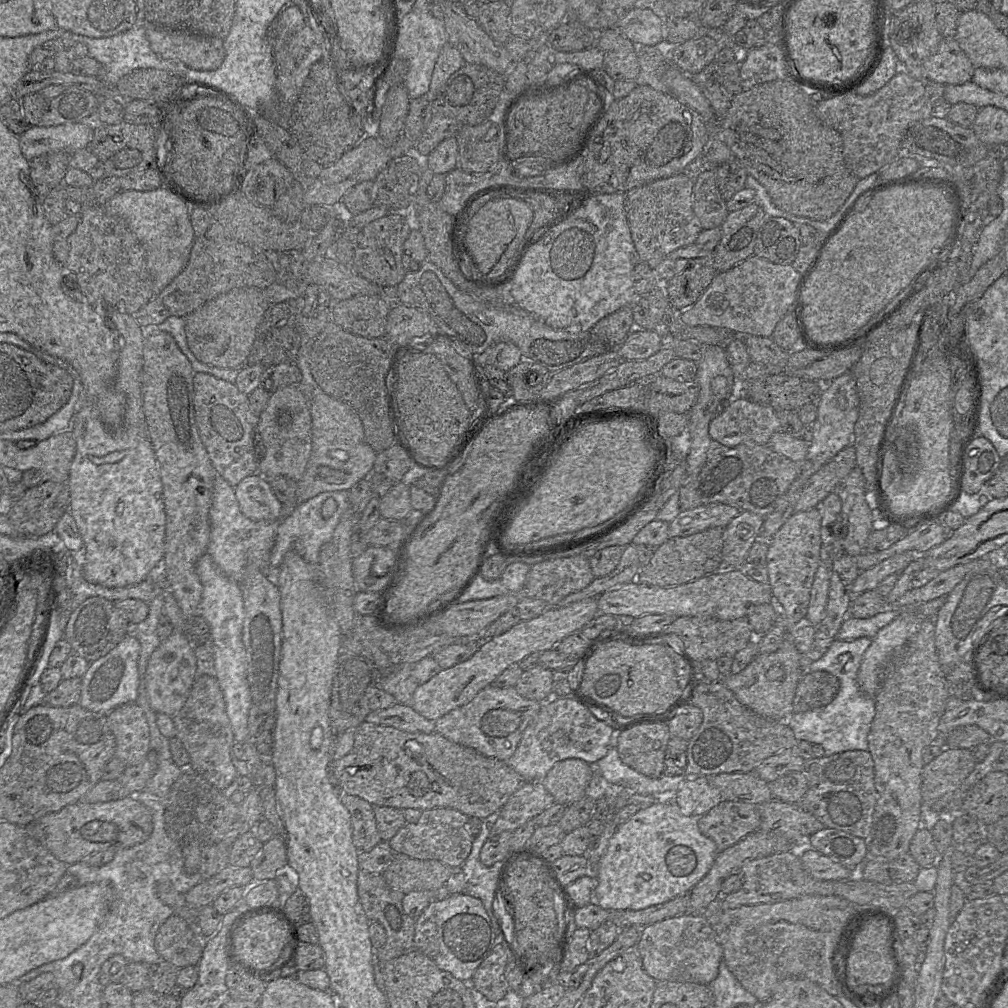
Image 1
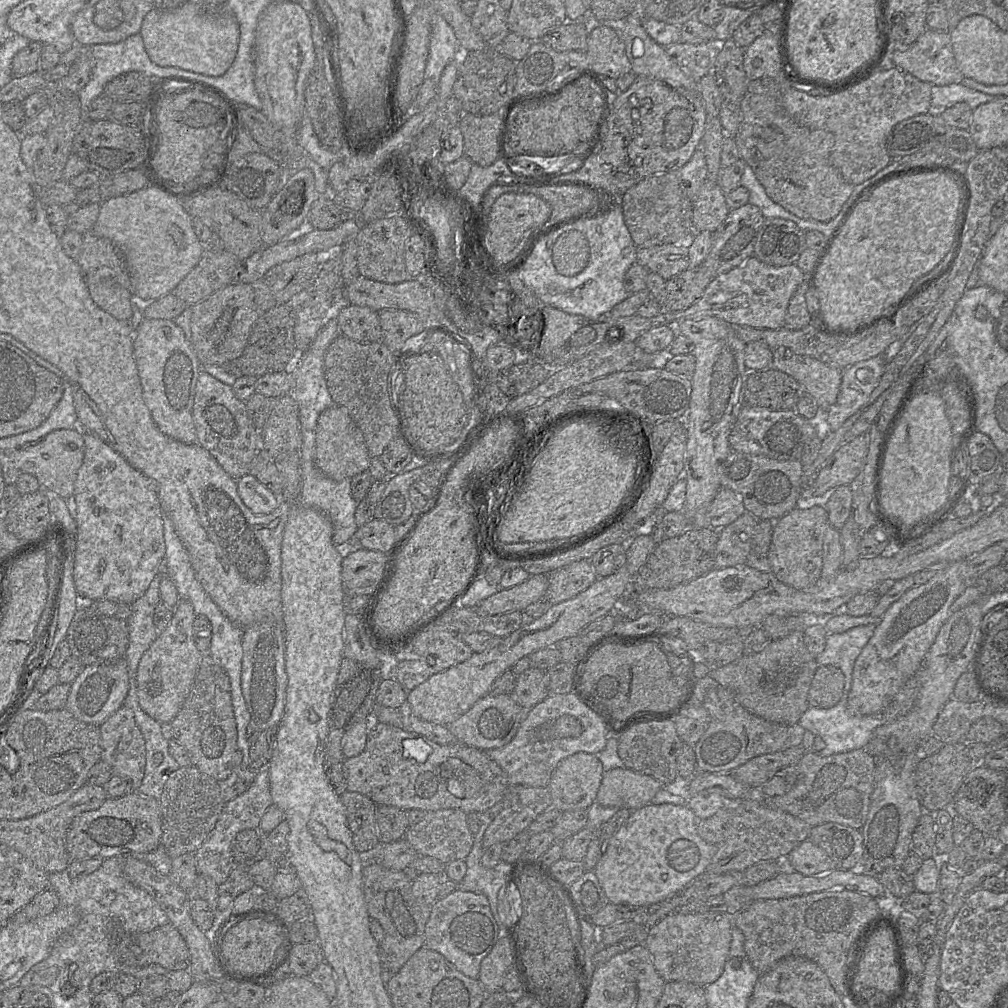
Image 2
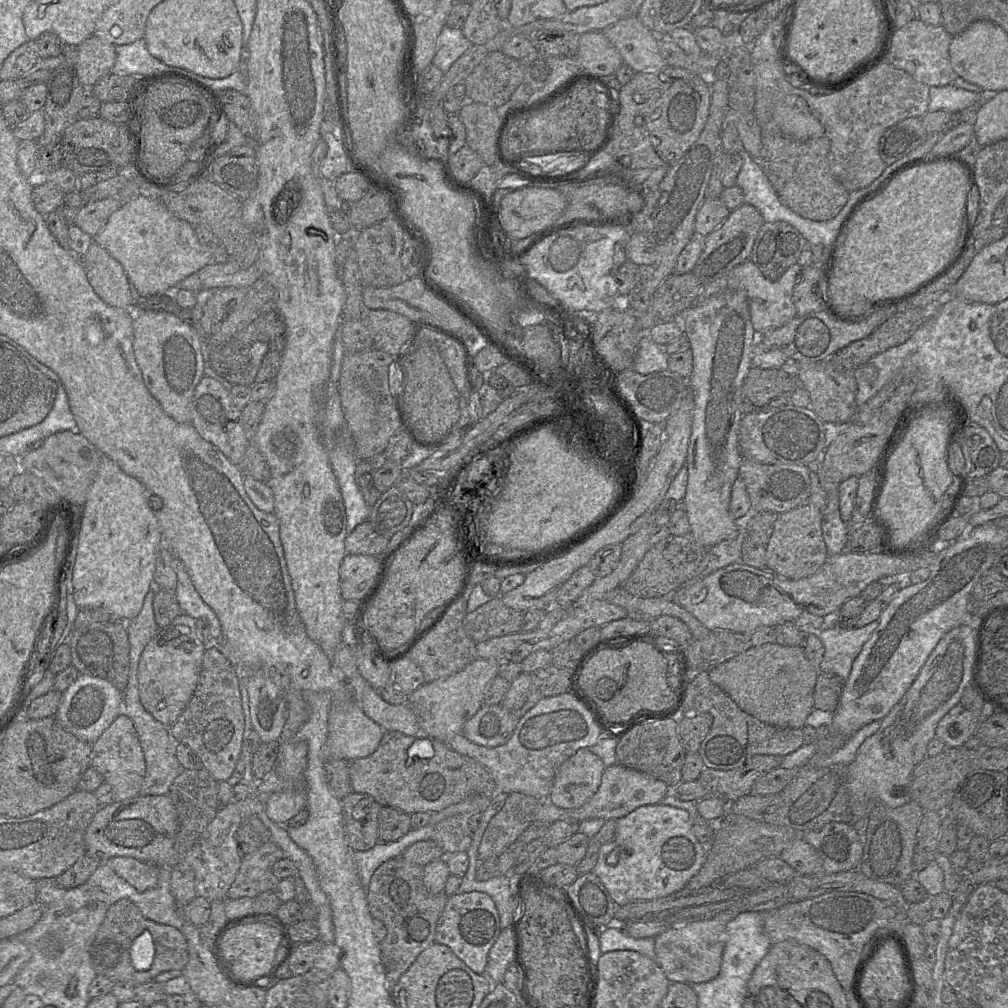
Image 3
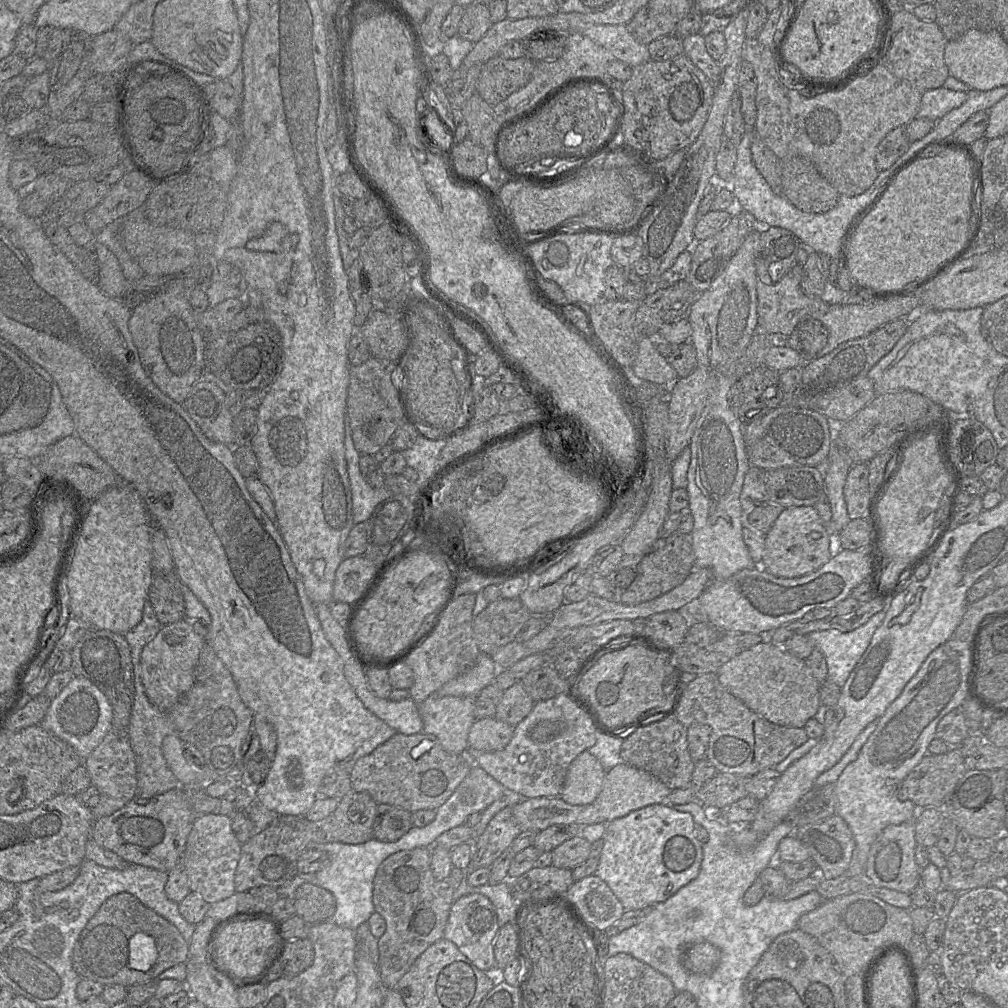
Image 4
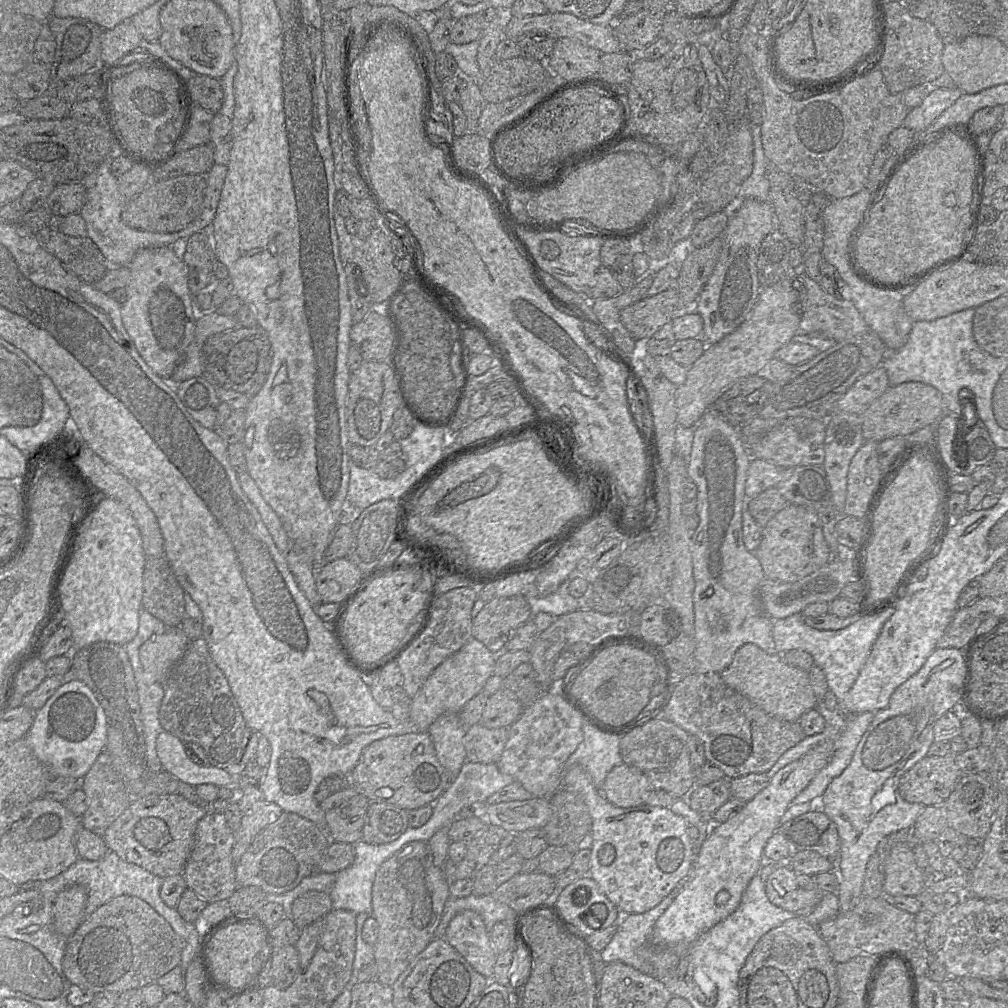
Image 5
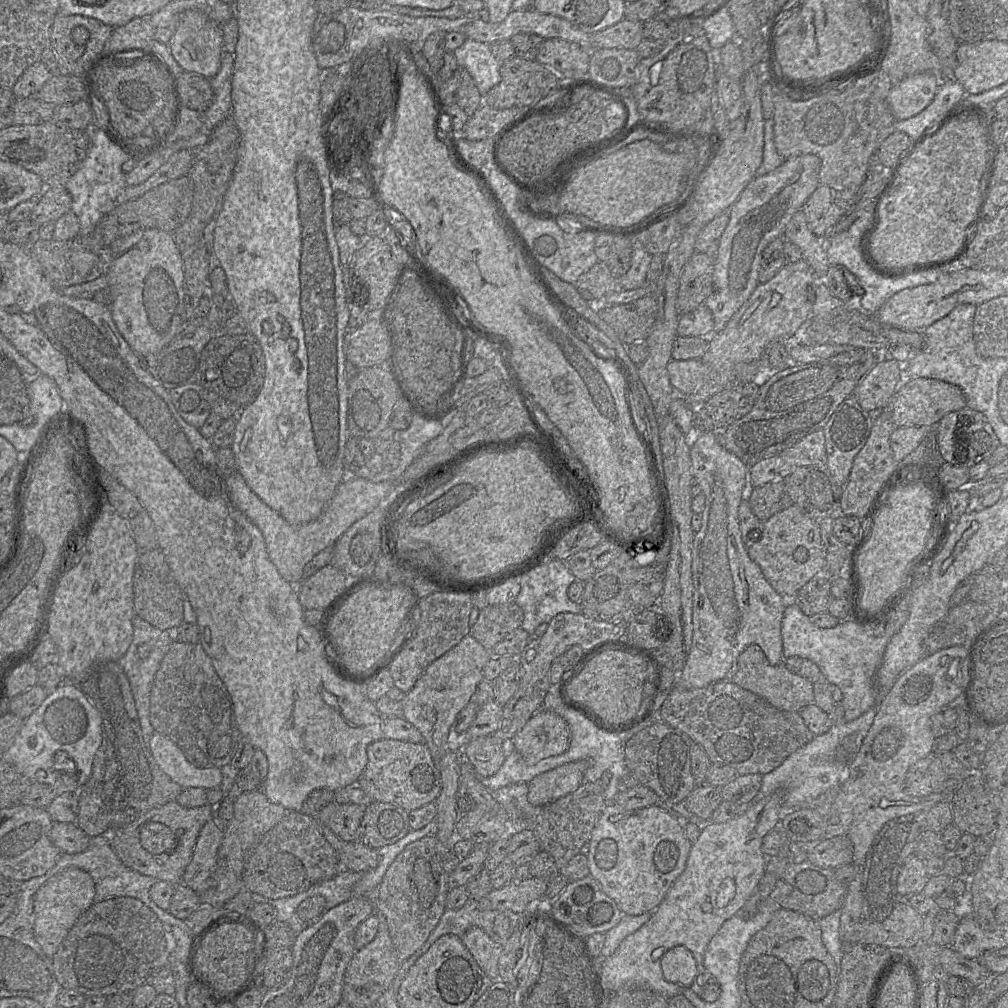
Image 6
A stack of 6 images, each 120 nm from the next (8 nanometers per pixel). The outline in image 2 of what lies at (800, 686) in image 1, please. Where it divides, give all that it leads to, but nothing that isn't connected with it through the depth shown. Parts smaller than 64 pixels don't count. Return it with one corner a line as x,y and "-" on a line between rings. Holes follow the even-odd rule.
818,666
811,681
807,701
809,707
828,709
841,699
844,675
834,666

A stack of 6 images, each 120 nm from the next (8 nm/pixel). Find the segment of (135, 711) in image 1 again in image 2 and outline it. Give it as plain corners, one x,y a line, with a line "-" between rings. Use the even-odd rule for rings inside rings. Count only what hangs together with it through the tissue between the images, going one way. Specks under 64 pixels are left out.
121,706
100,725
101,761
107,763
113,776
119,776
131,783
137,790
142,783
146,766
146,747
143,735
136,724
134,713

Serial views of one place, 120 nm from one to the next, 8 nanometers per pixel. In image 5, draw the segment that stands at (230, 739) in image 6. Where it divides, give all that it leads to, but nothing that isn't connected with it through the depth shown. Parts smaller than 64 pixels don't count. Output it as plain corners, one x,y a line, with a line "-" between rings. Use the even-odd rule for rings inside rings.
204,638
190,640
183,656
169,669
163,683
159,721
166,732
182,742
198,743
207,755
208,766
226,769
237,764
247,725
228,680
214,662

